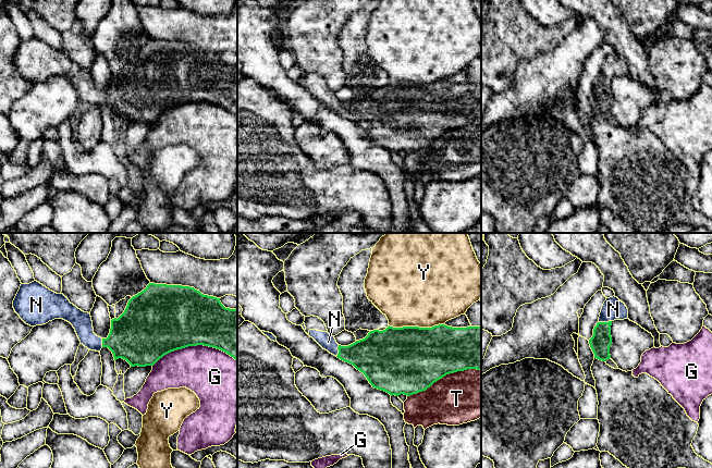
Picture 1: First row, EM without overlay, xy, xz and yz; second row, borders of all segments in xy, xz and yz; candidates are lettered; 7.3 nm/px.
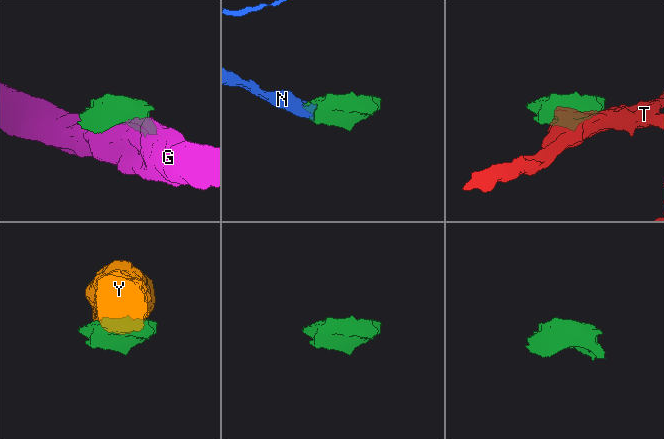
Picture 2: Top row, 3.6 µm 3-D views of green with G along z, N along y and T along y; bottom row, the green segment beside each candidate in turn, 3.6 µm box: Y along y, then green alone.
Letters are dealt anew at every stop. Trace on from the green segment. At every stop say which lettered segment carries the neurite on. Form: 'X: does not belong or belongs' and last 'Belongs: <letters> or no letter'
G: does not belong
N: belongs
T: does not belong
Y: does not belong
Belongs: N

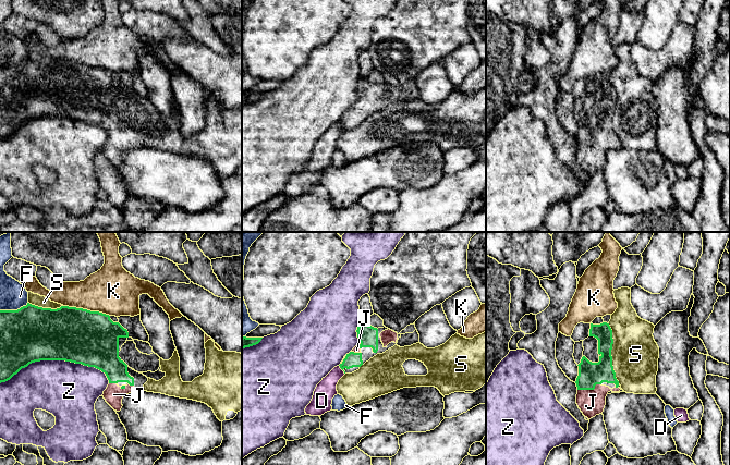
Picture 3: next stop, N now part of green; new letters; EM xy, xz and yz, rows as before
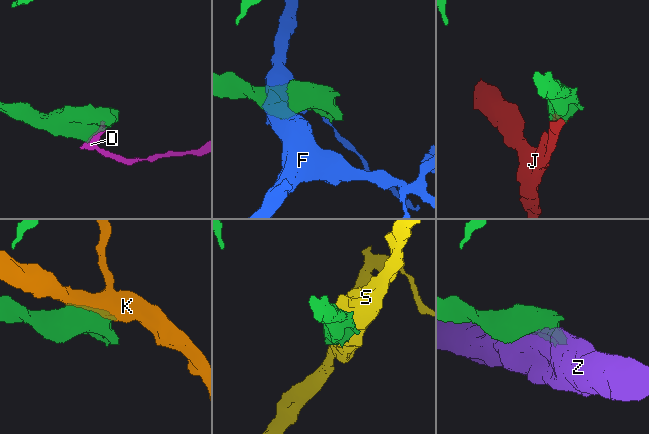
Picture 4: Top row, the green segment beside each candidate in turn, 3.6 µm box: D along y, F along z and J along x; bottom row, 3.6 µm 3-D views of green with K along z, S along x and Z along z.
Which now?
D: does not belong
F: does not belong
J: belongs
K: does not belong
S: does not belong
Z: does not belong
Belongs: J

